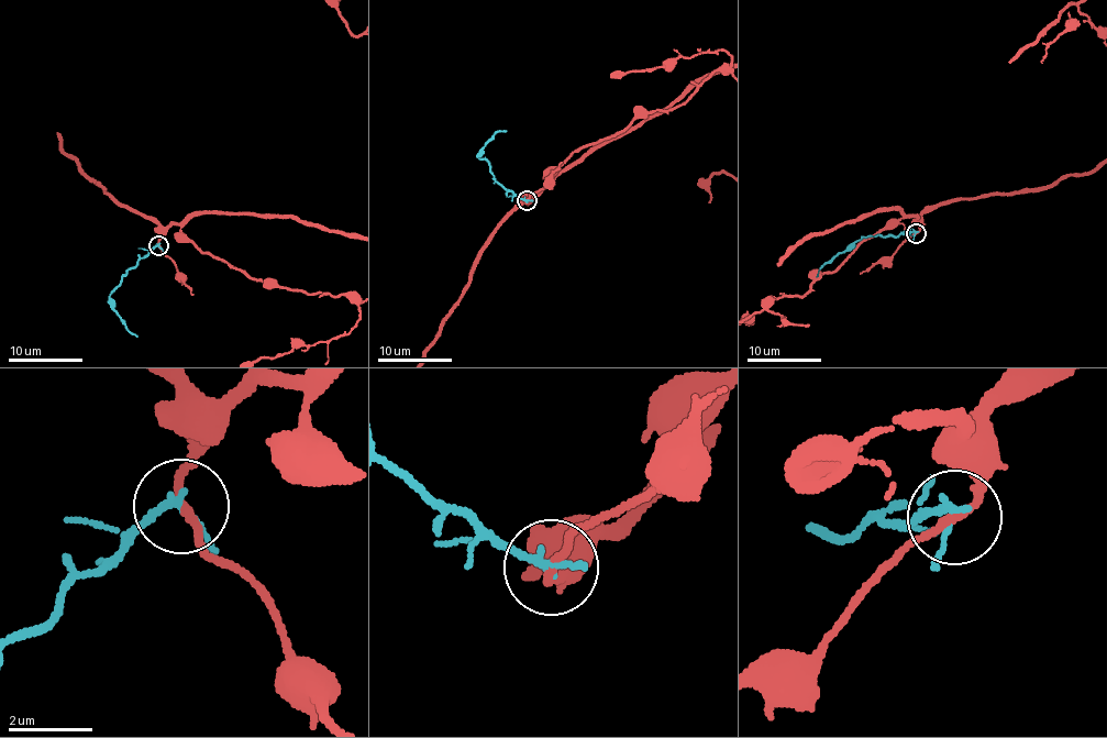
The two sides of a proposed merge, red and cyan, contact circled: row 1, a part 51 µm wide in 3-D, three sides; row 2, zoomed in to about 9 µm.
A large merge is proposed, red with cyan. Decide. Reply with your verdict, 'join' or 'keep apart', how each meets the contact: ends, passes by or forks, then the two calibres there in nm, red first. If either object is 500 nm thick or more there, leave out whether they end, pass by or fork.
keep apart | red passes by | cyan passes by | 180/160 nm

